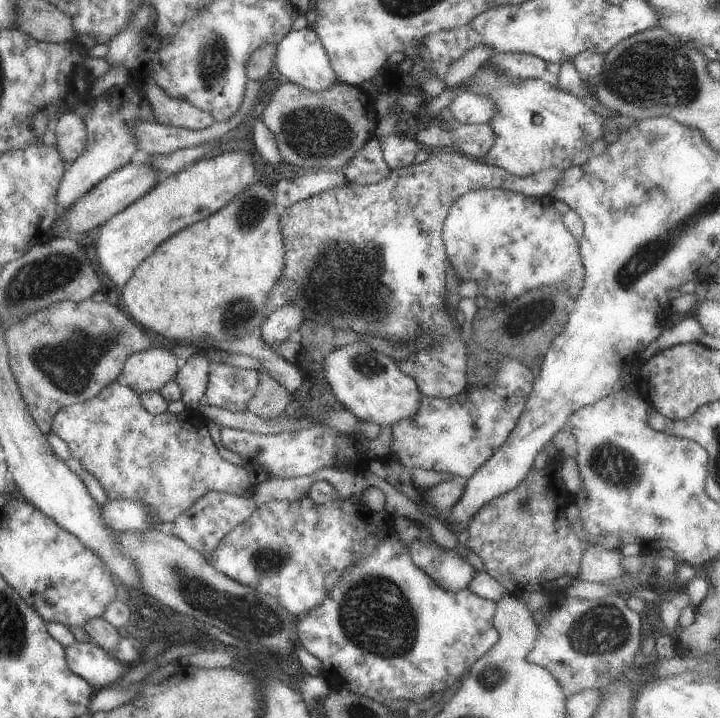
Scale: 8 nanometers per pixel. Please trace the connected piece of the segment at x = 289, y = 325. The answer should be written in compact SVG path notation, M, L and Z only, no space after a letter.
M283 304L274 308L261 323L259 330L259 338L276 347L280 342L287 339L291 332L298 330L303 321L303 312L301 308L293 306L293 304Z

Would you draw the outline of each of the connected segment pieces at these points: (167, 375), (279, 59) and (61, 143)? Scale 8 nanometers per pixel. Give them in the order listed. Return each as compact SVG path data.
M149 347L127 356L116 381L138 395L158 391L175 376L179 365L170 350Z
M309 26L302 30L290 30L278 43L274 44L275 52L271 71L280 80L298 84L310 91L327 90L337 81L329 66L327 53L323 50L319 38Z
M63 113L53 126L54 147L61 154L61 160L68 165L85 148L87 133L82 117L74 113Z

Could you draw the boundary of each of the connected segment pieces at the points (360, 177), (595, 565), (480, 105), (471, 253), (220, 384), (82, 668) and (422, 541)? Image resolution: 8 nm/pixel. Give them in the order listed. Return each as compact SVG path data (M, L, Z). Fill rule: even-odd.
M374 136L369 138L357 154L341 168L343 178L353 184L375 184L389 174L390 168L383 160L379 142Z
M591 544L581 554L575 580L599 583L615 580L617 576L623 576L626 573L621 564L622 557L620 548L605 550L597 544Z
M463 89L449 104L447 112L459 124L488 124L491 116L495 114L495 104L479 94L473 94Z
M480 188L459 196L447 211L441 232L444 253L452 274L461 281L473 280L477 284L477 294L492 306L515 300L529 289L557 284L565 288L570 302L575 301L583 286L578 241L563 226L562 213L553 203L554 198L549 195L526 197L518 192L494 188Z
M220 362L211 367L203 402L236 413L245 411L247 401L259 384L258 370L233 368Z
M75 641L64 646L64 656L67 668L94 690L117 683L132 668L128 664L121 665L108 652L91 642Z
M421 526L417 540L408 550L412 563L421 572L426 572L439 588L457 594L468 586L474 568L459 556L459 546L451 550L433 543L429 540L429 530Z

